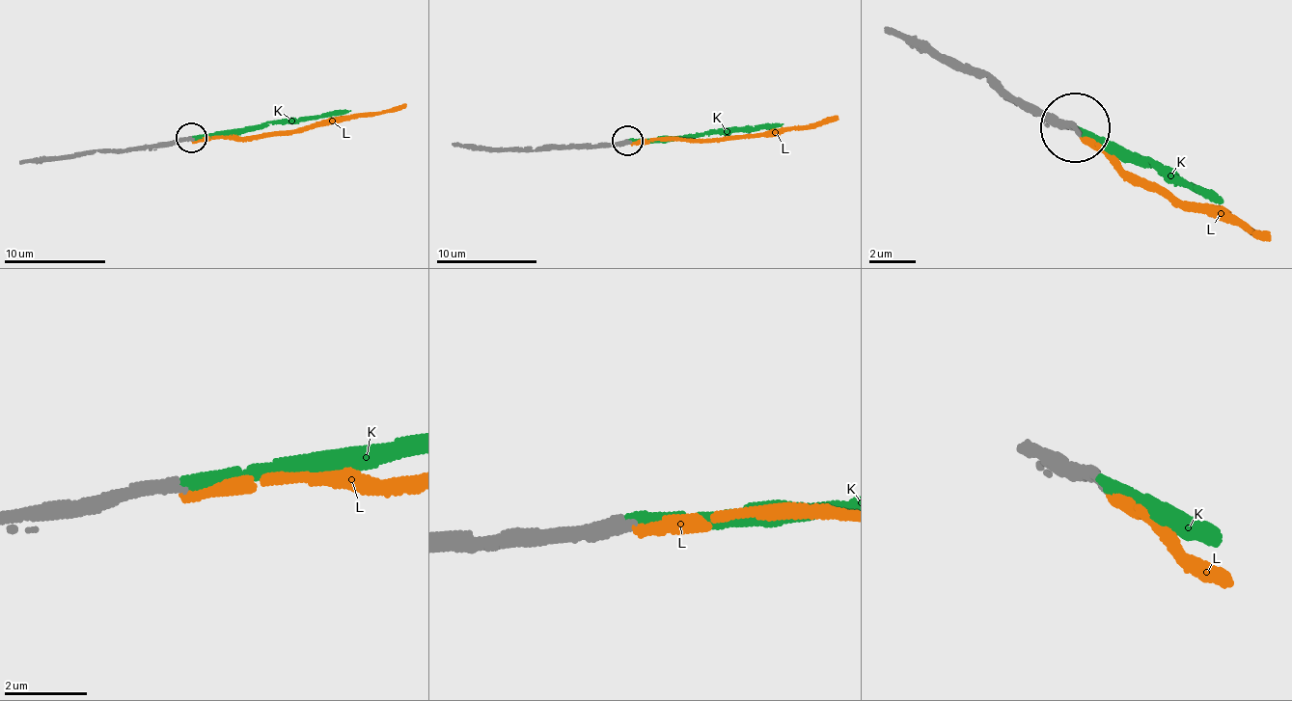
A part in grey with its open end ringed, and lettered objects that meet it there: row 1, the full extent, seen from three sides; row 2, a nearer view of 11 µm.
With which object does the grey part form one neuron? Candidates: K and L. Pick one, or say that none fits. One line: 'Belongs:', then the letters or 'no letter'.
Belongs: K

